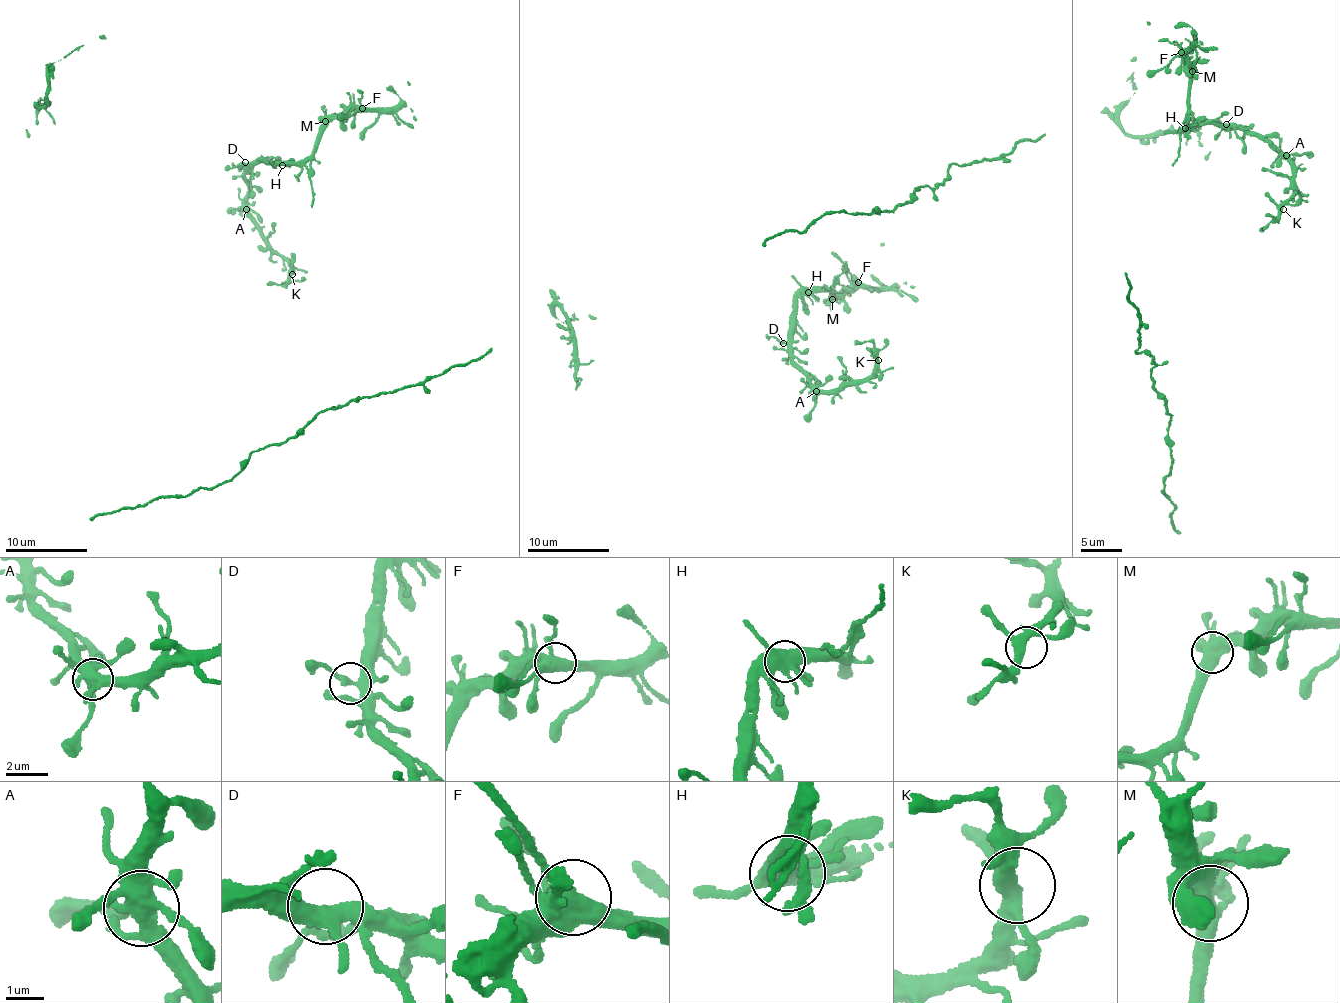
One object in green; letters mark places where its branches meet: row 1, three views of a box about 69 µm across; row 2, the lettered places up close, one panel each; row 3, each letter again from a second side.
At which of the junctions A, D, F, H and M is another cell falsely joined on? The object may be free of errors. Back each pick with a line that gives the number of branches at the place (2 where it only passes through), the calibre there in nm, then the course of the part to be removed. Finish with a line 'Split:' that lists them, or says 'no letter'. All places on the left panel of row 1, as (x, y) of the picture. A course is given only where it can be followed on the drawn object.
Split: no letter

